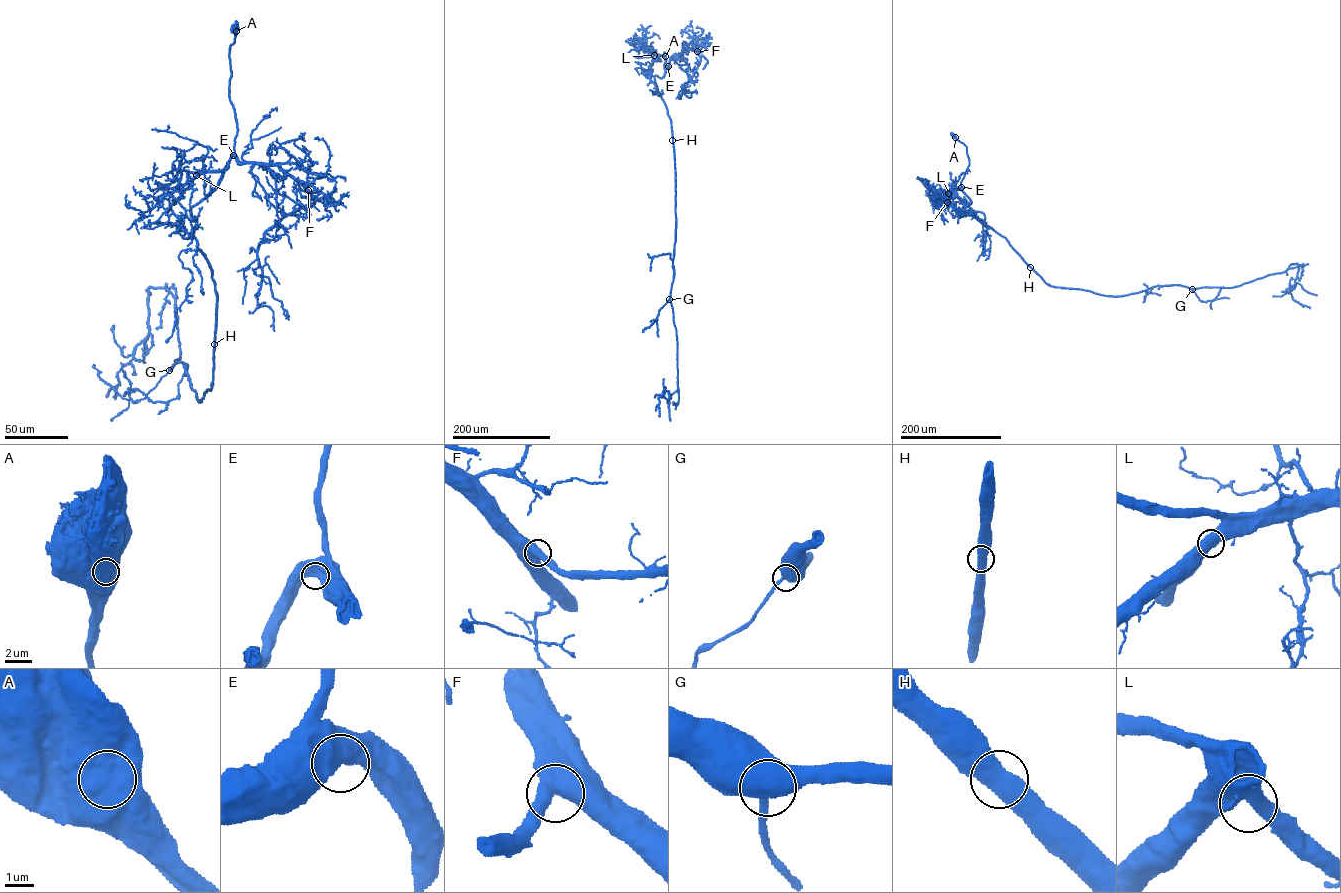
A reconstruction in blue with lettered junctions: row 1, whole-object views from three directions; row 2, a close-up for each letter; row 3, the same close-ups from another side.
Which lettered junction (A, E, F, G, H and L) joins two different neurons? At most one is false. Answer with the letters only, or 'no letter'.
no letter

